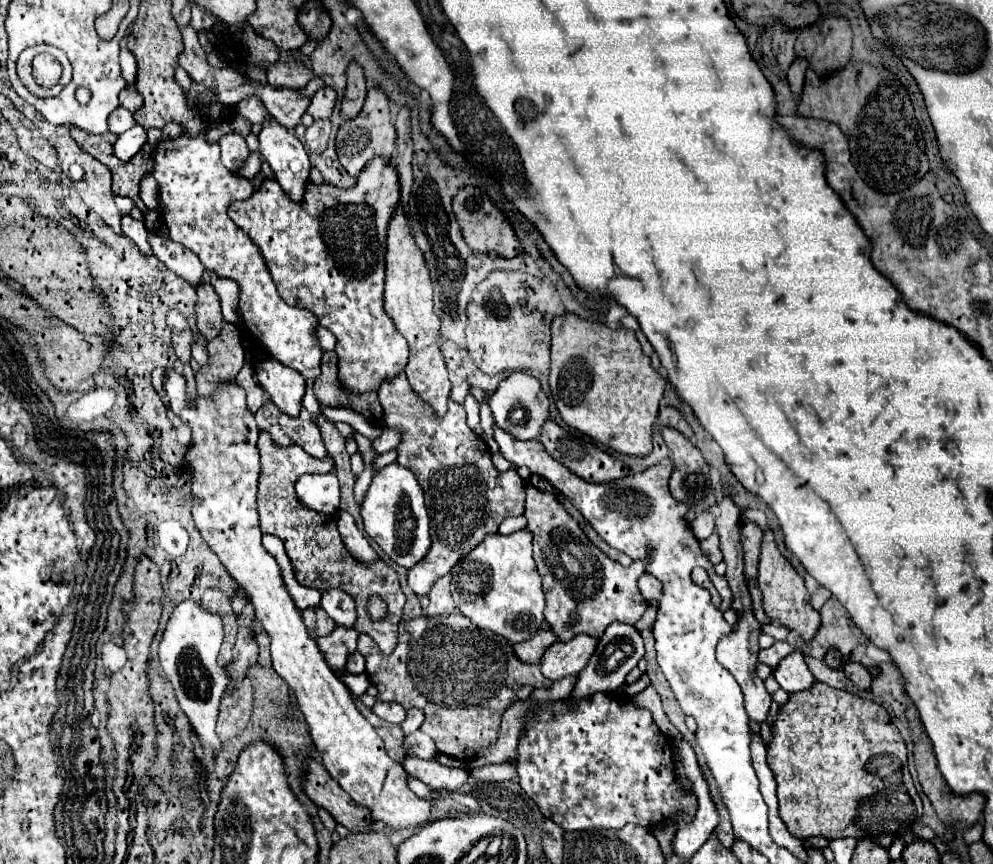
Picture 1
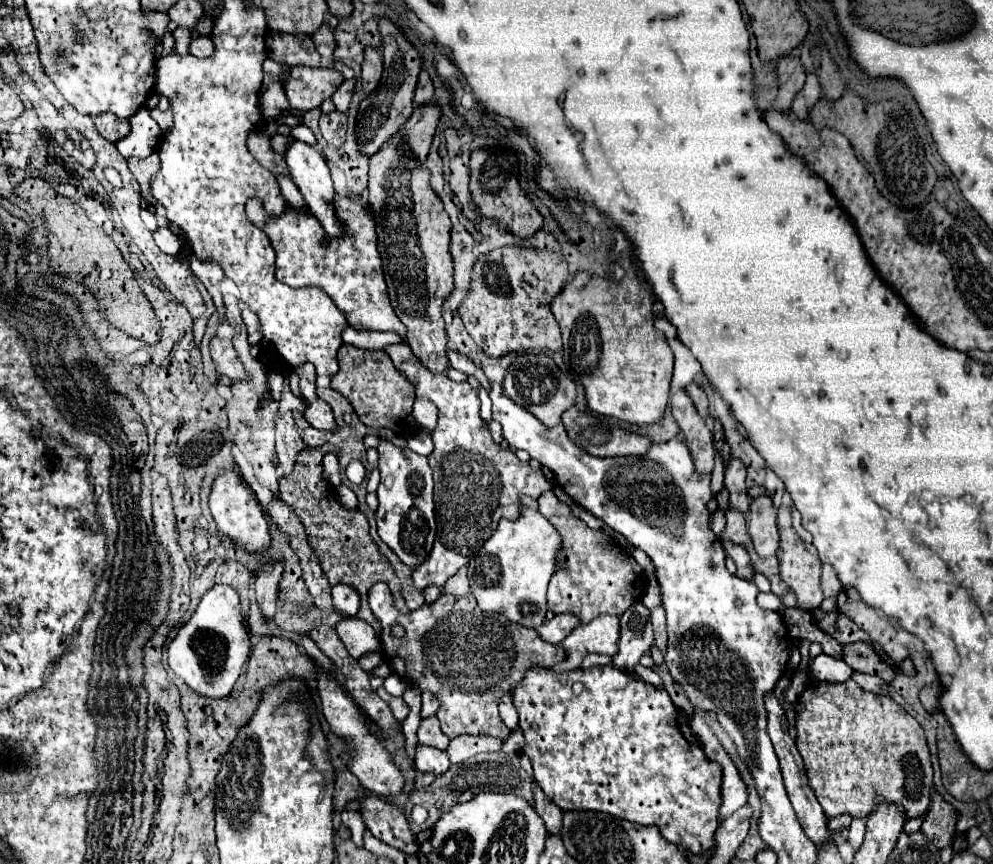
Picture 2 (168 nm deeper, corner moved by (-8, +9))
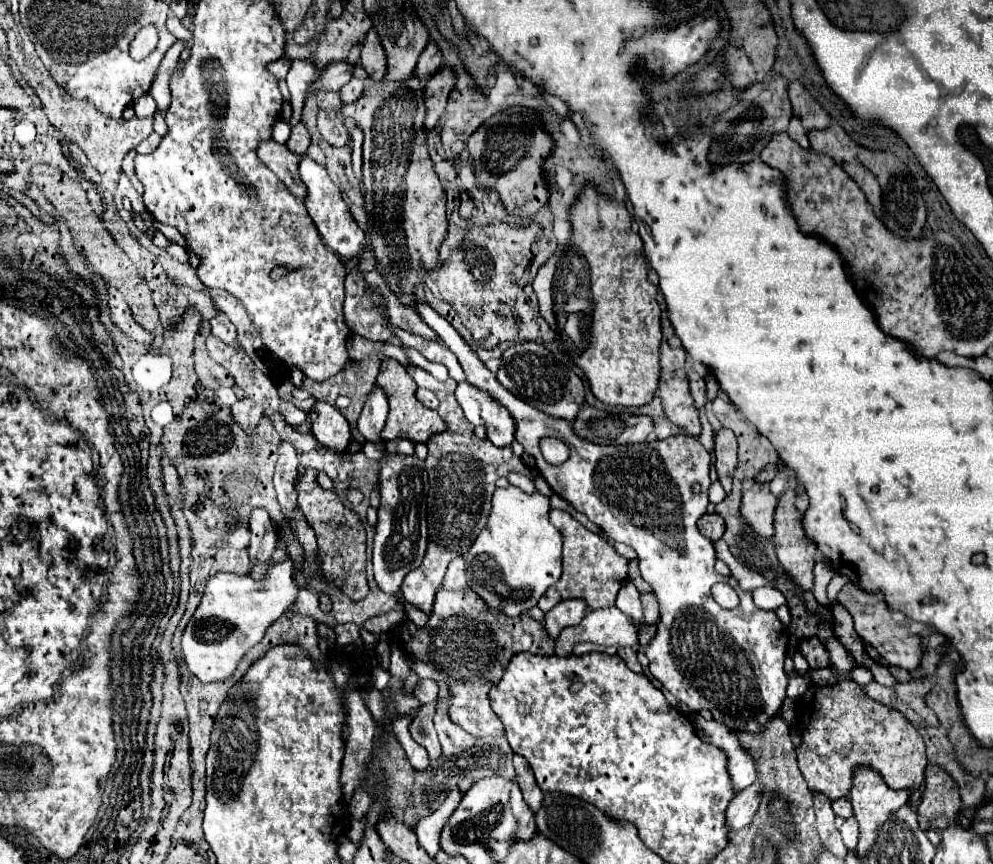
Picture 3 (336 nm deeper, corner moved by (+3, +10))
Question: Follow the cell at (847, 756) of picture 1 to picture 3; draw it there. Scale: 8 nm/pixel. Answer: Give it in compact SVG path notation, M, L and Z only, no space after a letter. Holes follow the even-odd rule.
M842 680L836 682L834 686L816 686L816 692L812 688L798 700L798 704L802 704L800 706L802 712L798 716L798 732L802 734L802 744L796 748L796 754L798 754L800 772L804 774L812 790L828 794L828 798L832 800L848 796L848 790L852 786L852 770L860 764L868 764L876 768L892 790L904 790L904 788L918 790L922 786L924 770L928 764L924 738L904 718L904 714L868 698L856 682L852 684Z

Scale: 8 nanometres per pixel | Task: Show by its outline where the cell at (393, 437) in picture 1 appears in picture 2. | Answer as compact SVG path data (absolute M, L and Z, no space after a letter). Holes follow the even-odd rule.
M415 399L413 419L421 427L421 431L433 431L435 423L437 423L435 405L431 401L427 401L427 399Z

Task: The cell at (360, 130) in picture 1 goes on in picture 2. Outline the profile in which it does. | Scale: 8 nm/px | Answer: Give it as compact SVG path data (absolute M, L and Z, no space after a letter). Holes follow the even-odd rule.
M387 19L379 23L381 31L381 53L383 53L383 77L379 81L379 87L367 95L357 113L357 125L355 125L355 137L359 145L359 153L371 157L375 155L397 131L399 127L411 117L413 113L413 91L417 77L421 73L421 57L419 53L407 43L407 39L401 35L401 31Z

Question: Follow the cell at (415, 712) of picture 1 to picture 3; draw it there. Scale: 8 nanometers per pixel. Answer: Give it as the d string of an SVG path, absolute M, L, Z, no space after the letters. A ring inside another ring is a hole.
M418 680L416 688L414 688L416 698L420 700L420 704L428 704L428 702L436 702L438 696L438 684L434 680Z

